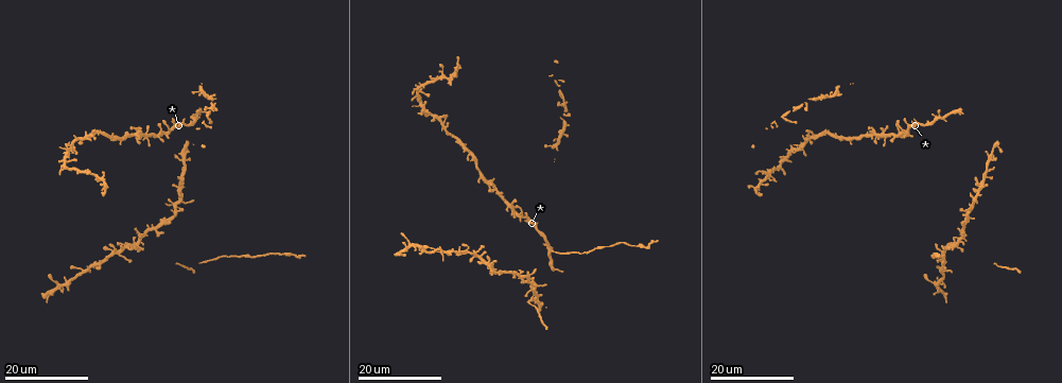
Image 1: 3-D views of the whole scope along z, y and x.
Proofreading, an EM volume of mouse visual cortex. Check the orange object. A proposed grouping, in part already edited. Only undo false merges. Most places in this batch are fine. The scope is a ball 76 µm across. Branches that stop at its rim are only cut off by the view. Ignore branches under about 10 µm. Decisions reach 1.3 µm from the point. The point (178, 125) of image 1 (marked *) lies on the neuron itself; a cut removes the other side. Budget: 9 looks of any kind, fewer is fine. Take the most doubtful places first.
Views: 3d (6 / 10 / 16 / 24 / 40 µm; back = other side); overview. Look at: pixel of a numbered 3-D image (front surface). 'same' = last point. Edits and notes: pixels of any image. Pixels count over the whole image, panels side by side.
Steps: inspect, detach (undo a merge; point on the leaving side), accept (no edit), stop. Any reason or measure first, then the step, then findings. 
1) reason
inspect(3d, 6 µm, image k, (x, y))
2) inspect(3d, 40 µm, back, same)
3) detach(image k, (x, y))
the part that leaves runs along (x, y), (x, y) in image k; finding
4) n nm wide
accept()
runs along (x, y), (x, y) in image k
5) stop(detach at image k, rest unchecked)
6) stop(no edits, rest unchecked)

three-way junction
inspect(3d, 24 µm, image 1, (101, 176))

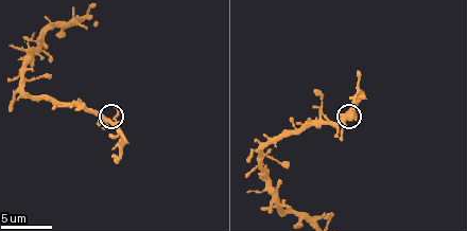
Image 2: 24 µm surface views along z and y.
inspect(3d, 6 µm, image 2, (108, 123))

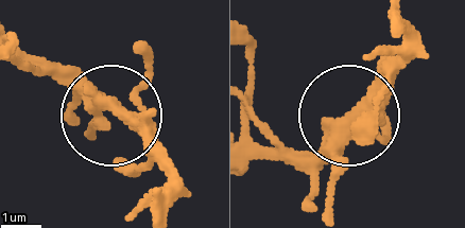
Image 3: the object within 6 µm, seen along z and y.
accept()
all the same neuron

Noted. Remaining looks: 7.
three arms meet
inspect(3d, 24 µm, image 1, (906, 132))

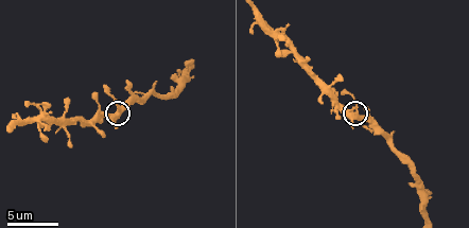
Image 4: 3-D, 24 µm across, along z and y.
inspect(3d, 10 µm, image 4, (358, 112))

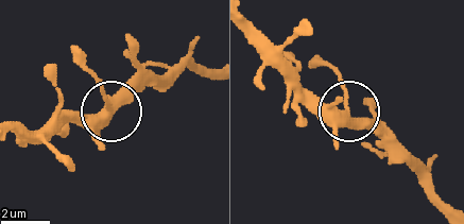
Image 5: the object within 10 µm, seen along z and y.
accept()
runs along (161, 78), (112, 110), (99, 80) in image 5; continuous, no second neuron

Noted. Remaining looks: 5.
two arms at a narrow angle
inspect(3d, 10 µm, image 4, (43, 113))

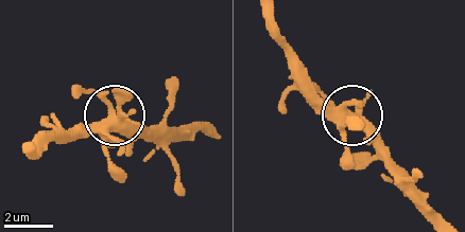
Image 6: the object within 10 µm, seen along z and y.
inspect(3d, 10 µm, back, image 6, (109, 118))

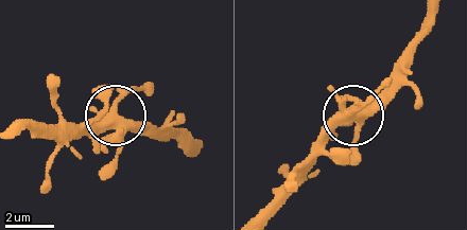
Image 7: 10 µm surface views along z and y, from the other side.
accept()
runs along (256, 214), (381, 82) in image 7; one neuron here

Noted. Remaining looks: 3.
a fork
inspect(3d, 24 µm, image 1, (157, 230))

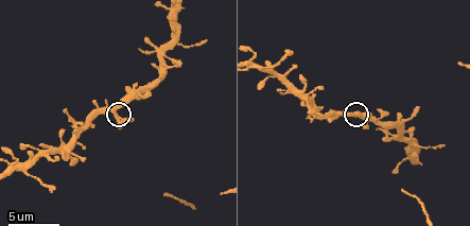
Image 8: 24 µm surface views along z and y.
inspect(3d, 10 µm, image 8, (116, 114))

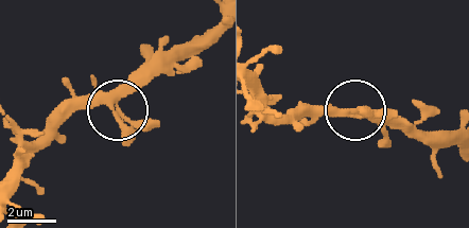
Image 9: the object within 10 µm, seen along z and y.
side arm 38 µm
accept()
runs along (219, 22), (170, 52), (115, 105), (56, 105) in image 9; all the same neuron

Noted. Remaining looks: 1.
stop(no edits, rest unchecked)

